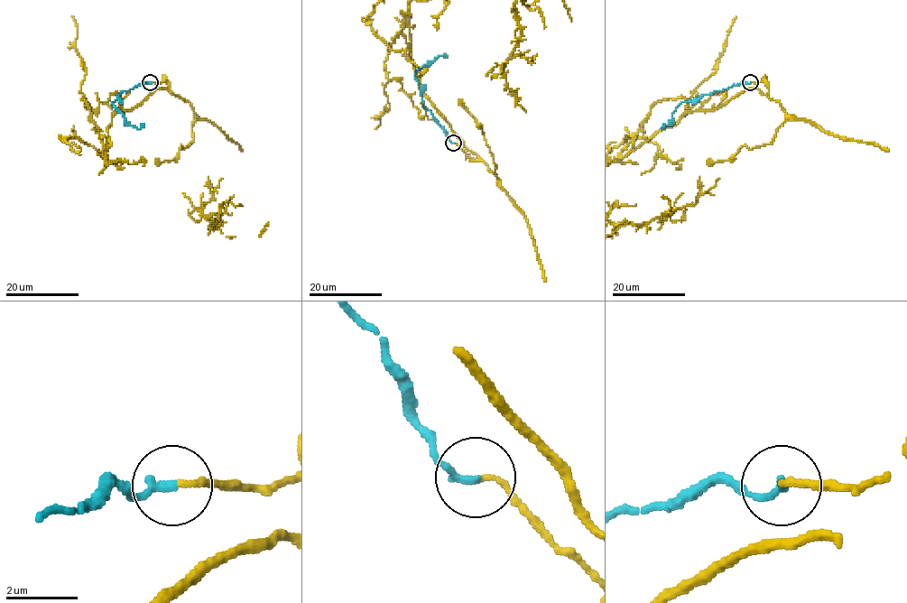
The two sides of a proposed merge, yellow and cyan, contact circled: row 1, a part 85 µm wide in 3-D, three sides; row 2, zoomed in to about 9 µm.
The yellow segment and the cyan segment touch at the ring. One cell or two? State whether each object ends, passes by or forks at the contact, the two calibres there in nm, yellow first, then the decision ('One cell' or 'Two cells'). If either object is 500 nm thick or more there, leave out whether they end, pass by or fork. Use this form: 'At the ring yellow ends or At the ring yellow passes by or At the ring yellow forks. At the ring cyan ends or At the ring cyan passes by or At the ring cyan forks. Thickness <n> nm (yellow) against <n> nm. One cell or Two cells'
At the ring yellow ends. At the ring cyan ends. Thickness 150 nm (yellow) against 240 nm. One cell

